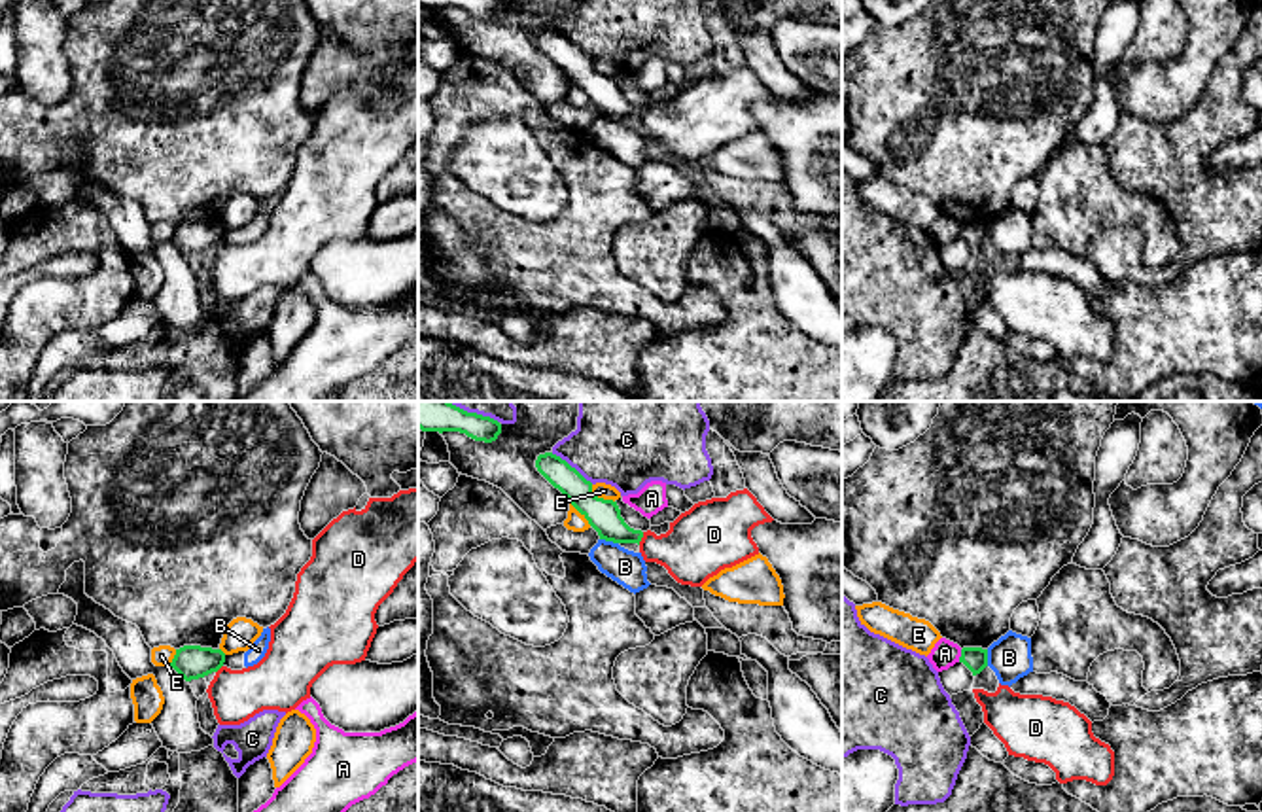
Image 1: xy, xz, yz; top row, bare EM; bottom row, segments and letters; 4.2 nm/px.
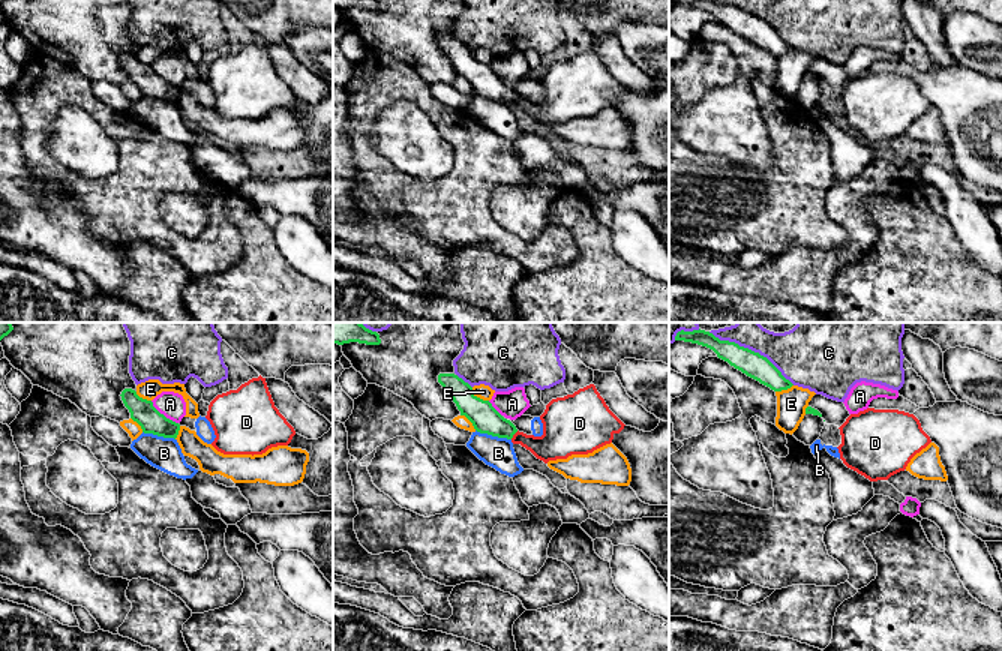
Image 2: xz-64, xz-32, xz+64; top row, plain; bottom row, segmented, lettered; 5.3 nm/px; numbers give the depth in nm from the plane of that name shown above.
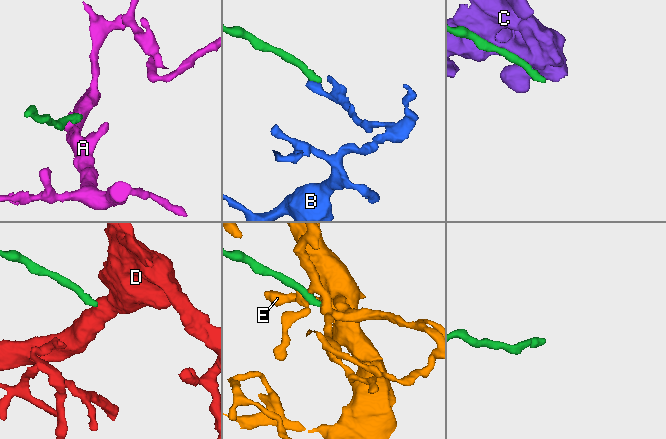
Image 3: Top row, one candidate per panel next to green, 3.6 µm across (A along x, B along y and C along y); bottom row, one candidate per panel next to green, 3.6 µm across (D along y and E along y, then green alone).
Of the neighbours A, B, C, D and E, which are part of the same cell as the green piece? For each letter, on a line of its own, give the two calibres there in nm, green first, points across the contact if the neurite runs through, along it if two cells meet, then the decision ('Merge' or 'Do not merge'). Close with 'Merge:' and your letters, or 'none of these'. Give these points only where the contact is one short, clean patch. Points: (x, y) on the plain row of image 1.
A: Thickness 100 nm (green) against 120 nm. Boundary: yz (962, 226), (958, 237). Do not merge
B: Thickness 140 nm (green) against 150 nm. Boundary: xz (600, 114), (617, 120). Do not merge
C: Thickness 140 nm (green) against 280 nm. Do not merge
D: Thickness 140 nm (green) against 300 nm. Path across: xz (604, 91), (621, 108), (642, 112), (701, 118). Merge
E: Thickness 140 nm (green) against 70 nm. Do not merge
Merge: D

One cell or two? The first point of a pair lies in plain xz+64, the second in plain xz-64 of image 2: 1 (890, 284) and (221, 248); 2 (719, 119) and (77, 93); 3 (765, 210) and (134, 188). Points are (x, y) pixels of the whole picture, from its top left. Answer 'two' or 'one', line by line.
1: two
2: two
3: one

